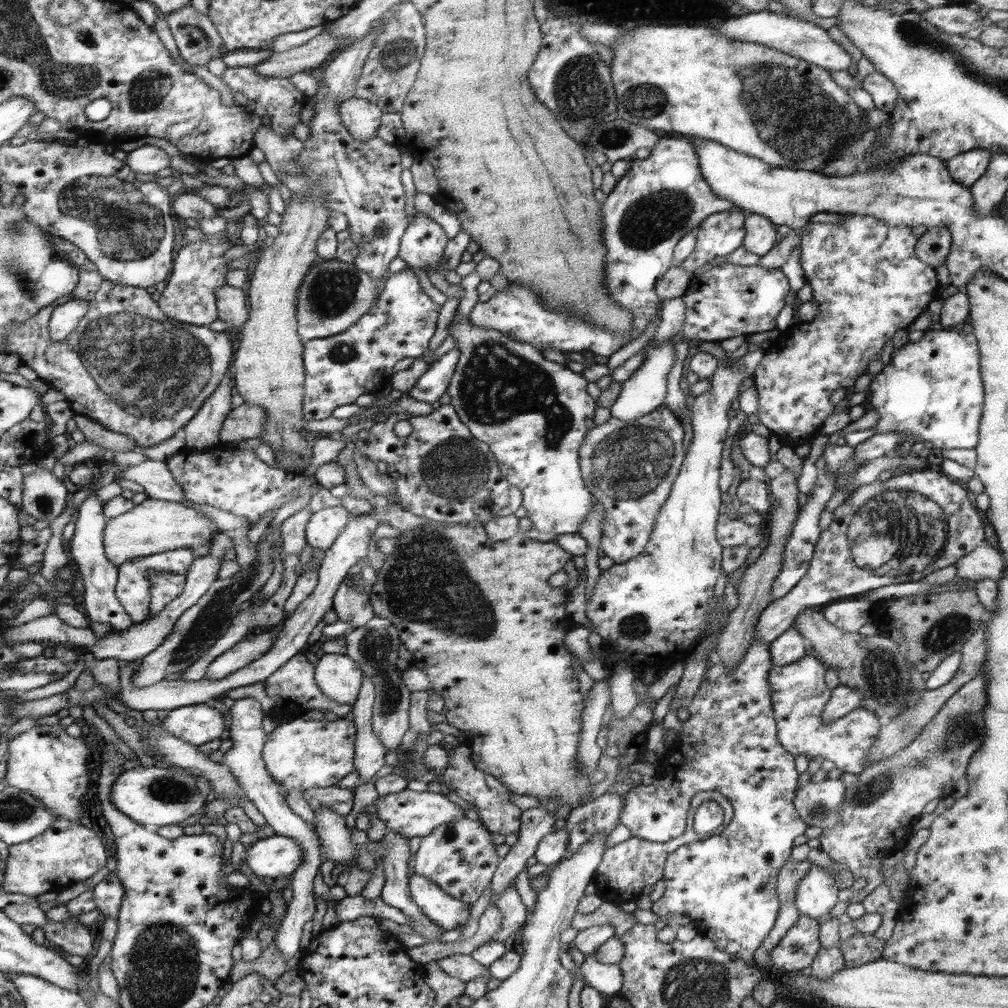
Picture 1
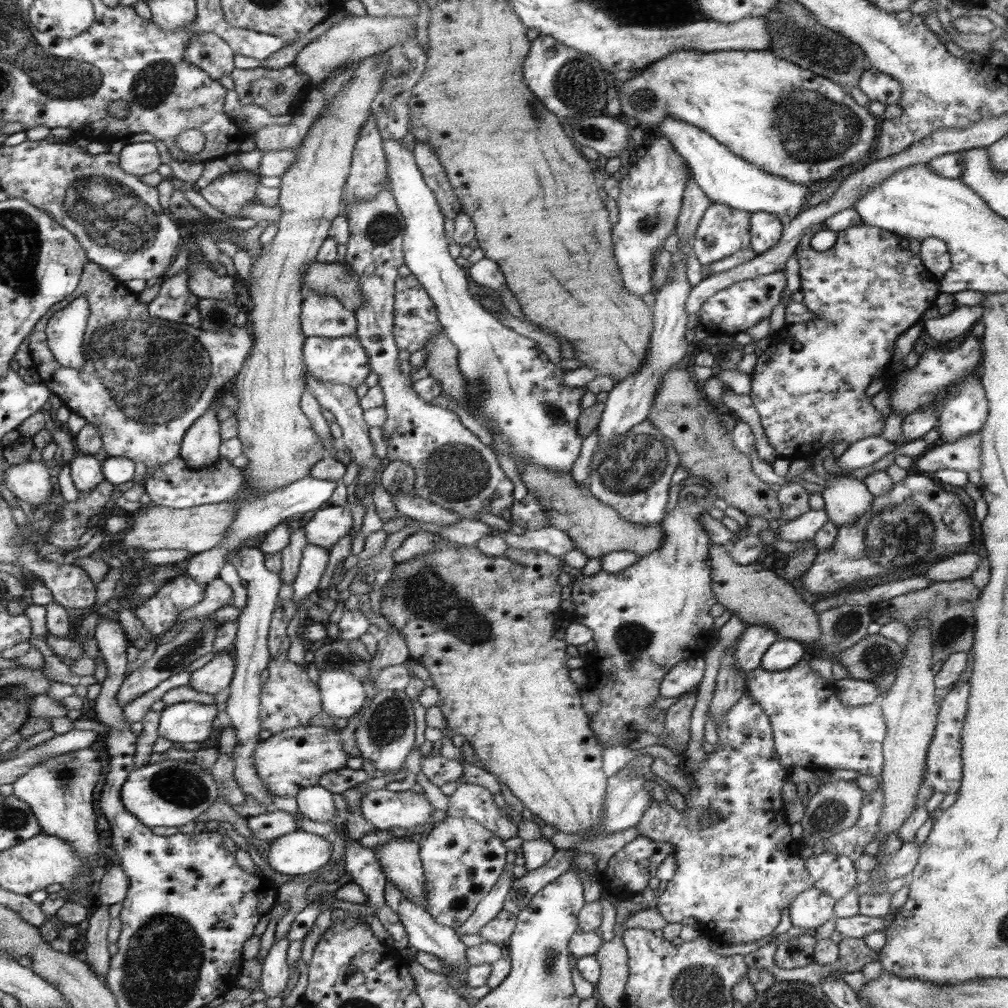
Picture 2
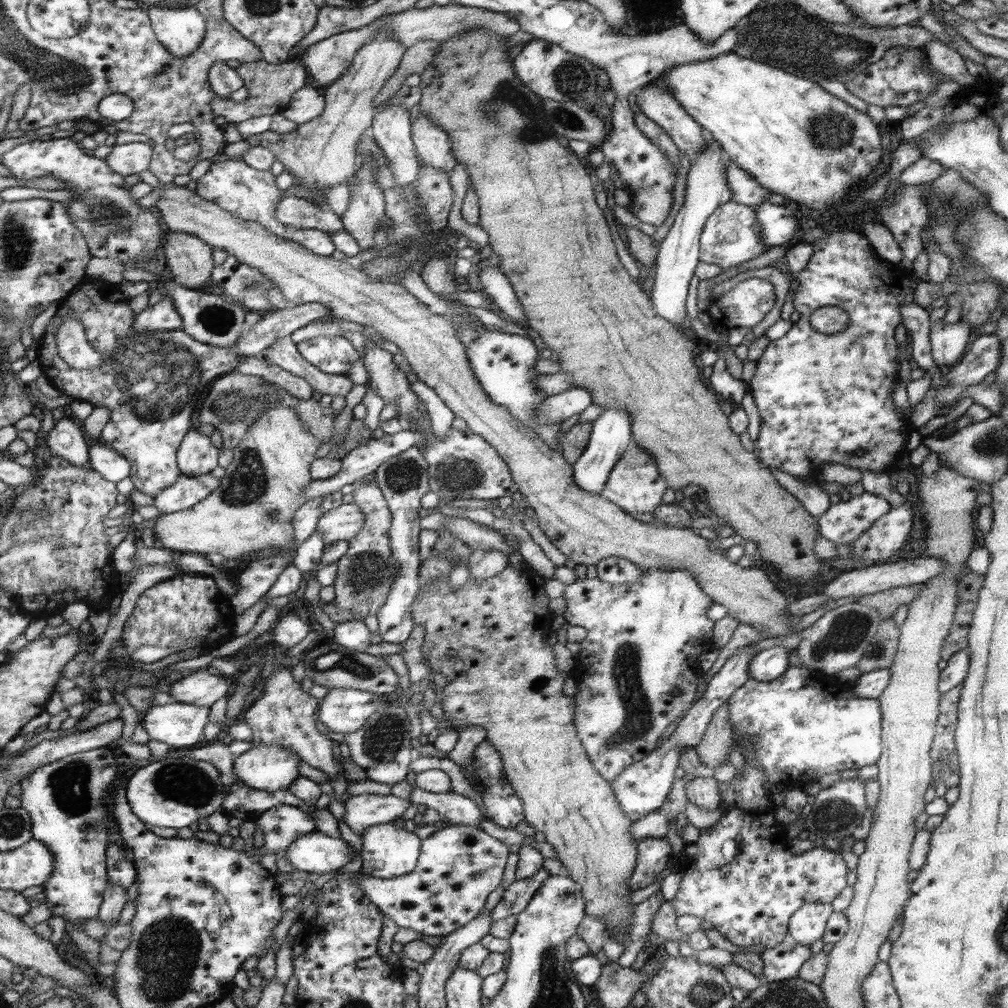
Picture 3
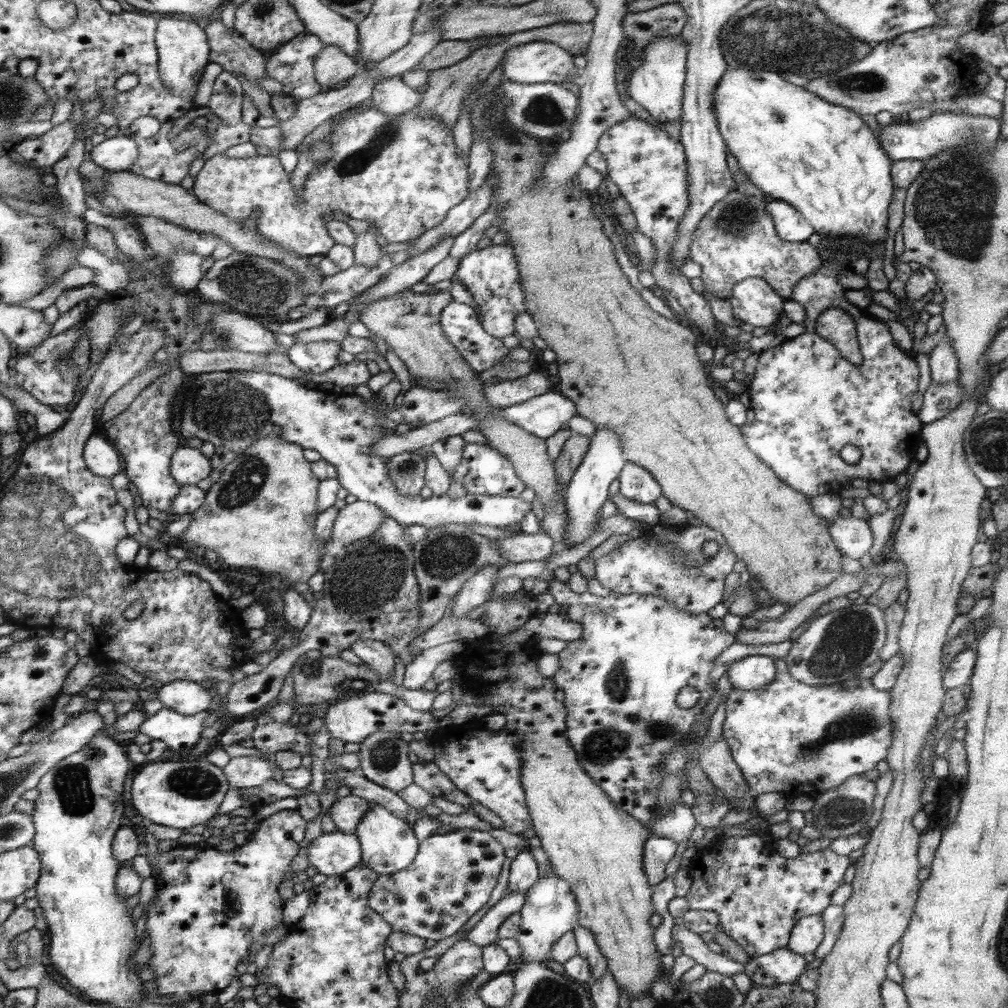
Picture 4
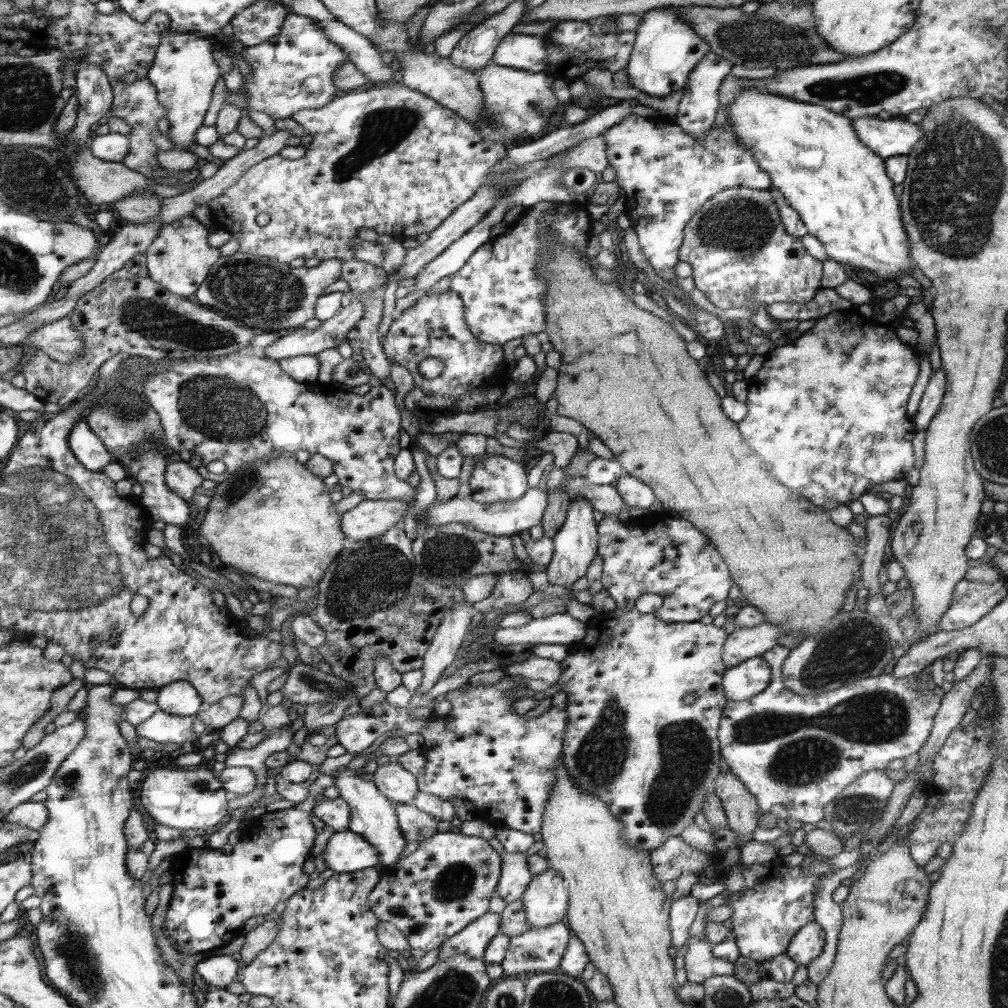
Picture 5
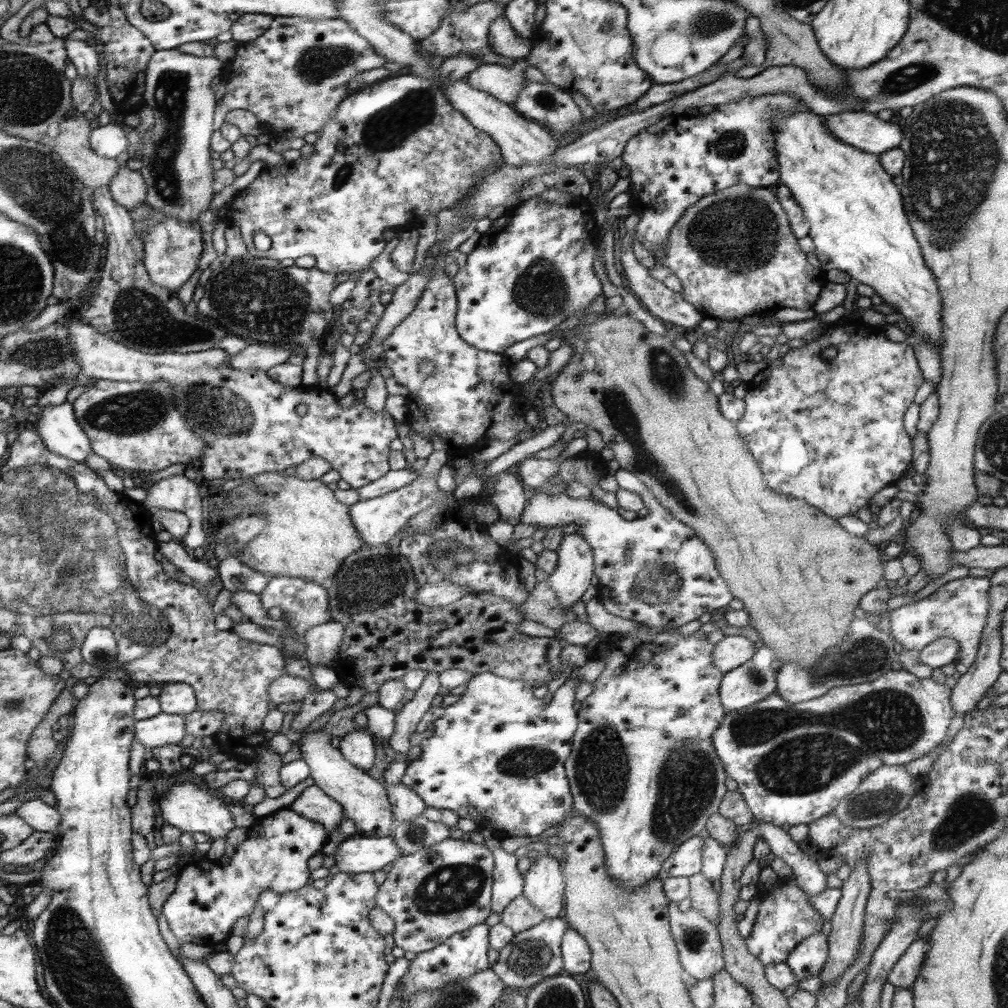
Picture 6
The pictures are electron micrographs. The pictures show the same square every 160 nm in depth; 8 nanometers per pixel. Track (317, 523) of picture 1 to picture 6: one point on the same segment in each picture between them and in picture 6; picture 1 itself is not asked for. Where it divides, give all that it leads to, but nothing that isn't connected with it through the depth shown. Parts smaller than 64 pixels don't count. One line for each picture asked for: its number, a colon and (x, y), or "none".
2: (324, 527)
3: (345, 522)
4: (355, 521)
5: (371, 518)
6: (379, 519)

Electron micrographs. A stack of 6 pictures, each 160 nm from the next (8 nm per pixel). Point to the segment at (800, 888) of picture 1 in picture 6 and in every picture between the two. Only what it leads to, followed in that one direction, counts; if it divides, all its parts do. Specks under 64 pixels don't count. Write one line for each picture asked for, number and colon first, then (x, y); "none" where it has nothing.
2: (811, 909)
3: (808, 924)
4: (807, 934)
5: (807, 944)
6: (808, 958)

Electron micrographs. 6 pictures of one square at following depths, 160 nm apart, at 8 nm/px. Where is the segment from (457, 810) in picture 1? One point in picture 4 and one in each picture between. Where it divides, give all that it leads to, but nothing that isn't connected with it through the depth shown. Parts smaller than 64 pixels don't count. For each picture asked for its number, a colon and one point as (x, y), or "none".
2: (405, 810)
3: (363, 811)
4: (346, 812)

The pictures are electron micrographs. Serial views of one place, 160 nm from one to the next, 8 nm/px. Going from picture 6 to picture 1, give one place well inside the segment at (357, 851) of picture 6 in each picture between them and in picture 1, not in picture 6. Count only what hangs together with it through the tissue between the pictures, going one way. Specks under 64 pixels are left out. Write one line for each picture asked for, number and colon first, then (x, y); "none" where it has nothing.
1: (277, 856)
2: (301, 852)
3: (318, 853)
4: (334, 853)
5: (346, 852)

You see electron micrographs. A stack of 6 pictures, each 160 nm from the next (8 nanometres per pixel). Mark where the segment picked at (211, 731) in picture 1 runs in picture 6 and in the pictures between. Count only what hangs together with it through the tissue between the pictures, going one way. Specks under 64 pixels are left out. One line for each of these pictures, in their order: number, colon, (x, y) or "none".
2: (187, 721)
3: (179, 725)
4: (179, 732)
5: (161, 727)
6: (163, 729)

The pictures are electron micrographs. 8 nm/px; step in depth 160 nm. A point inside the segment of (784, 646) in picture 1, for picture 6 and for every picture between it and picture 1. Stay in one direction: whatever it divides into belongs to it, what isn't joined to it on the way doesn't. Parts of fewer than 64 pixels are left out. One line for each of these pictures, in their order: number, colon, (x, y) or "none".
2: (783, 654)
3: (769, 664)
4: (754, 672)
5: (749, 678)
6: (748, 684)

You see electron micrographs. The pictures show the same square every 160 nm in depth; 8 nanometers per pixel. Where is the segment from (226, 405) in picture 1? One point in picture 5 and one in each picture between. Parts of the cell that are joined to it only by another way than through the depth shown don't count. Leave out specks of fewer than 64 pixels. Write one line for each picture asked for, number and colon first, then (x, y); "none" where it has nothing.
2: (199, 448)
3: (196, 455)
4: (189, 465)
5: (181, 477)

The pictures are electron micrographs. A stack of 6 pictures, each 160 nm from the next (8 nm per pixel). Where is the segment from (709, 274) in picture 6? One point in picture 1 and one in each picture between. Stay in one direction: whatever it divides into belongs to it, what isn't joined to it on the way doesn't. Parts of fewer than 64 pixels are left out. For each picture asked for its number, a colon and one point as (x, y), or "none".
1: (721, 234)
2: (723, 230)
3: (732, 235)
4: (737, 240)
5: (739, 252)

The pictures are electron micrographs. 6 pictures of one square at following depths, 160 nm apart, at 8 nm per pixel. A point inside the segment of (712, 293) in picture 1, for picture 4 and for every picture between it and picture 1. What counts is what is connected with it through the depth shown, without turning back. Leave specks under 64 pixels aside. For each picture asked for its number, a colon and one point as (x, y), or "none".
2: (730, 311)
3: (747, 304)
4: (753, 301)

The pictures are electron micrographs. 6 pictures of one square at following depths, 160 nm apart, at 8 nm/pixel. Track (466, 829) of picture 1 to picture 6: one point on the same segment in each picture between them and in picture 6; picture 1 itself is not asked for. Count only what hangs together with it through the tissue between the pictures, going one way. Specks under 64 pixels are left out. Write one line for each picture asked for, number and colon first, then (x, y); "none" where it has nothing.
2: (463, 860)
3: (459, 865)
4: (451, 878)
5: (430, 895)
6: (439, 891)

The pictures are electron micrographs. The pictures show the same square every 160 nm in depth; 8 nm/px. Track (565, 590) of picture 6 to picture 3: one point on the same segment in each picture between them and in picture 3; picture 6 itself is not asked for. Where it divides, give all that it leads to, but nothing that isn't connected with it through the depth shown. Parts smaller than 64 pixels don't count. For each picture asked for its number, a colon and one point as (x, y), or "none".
3: (611, 435)
4: (588, 489)
5: (574, 546)

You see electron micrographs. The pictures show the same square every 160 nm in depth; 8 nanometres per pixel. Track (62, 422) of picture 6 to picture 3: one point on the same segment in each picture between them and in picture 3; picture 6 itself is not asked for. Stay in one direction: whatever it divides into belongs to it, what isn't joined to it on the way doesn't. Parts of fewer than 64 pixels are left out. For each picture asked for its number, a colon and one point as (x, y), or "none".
3: (114, 467)
4: (101, 456)
5: (87, 447)

